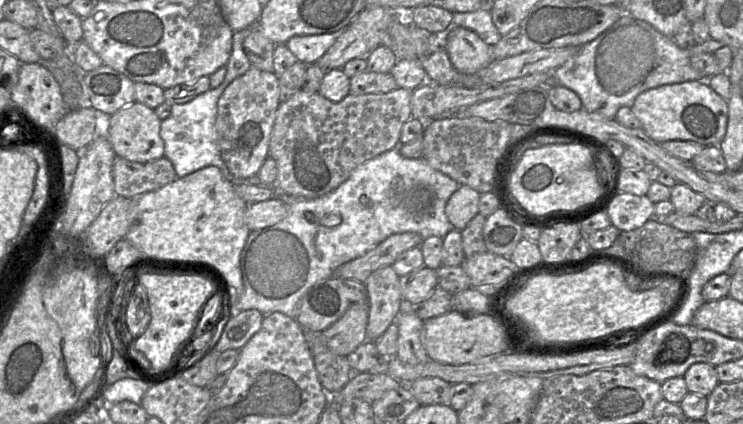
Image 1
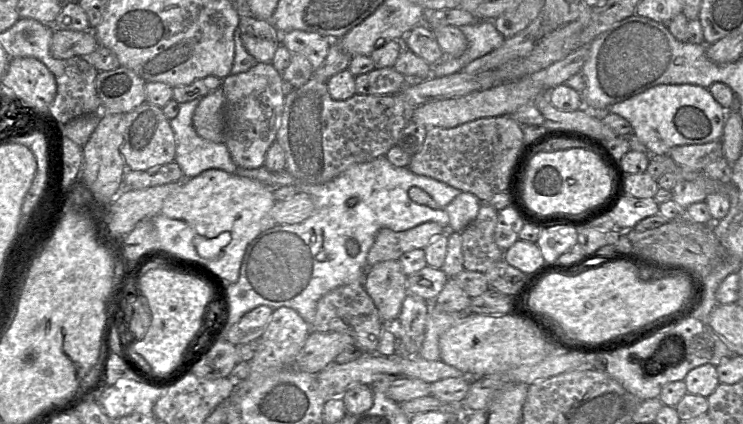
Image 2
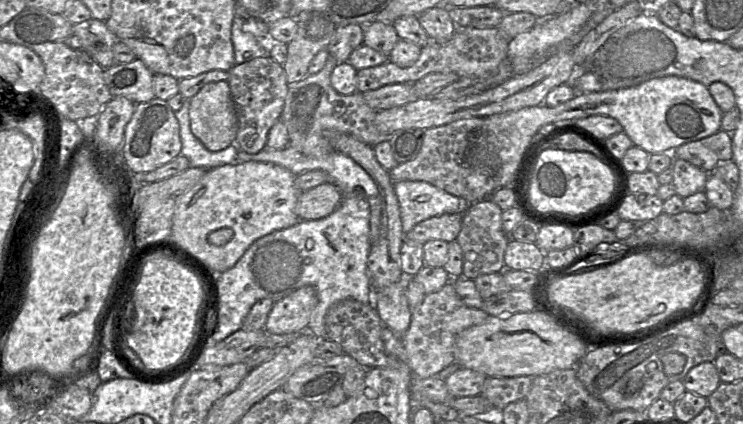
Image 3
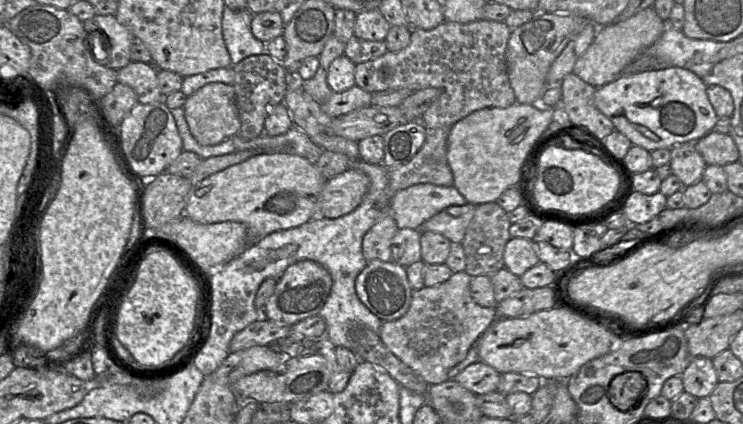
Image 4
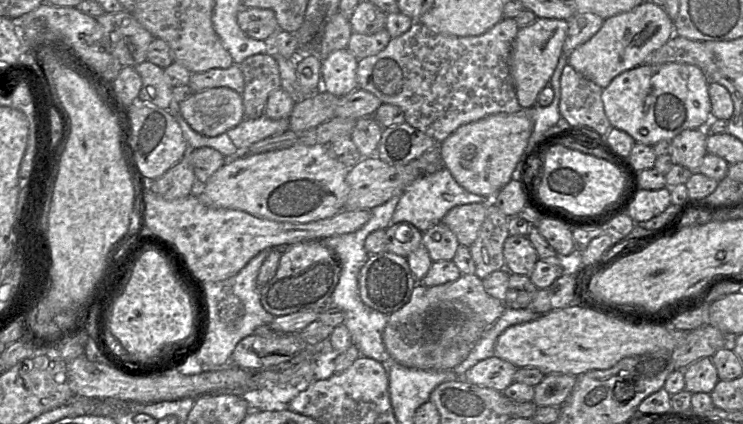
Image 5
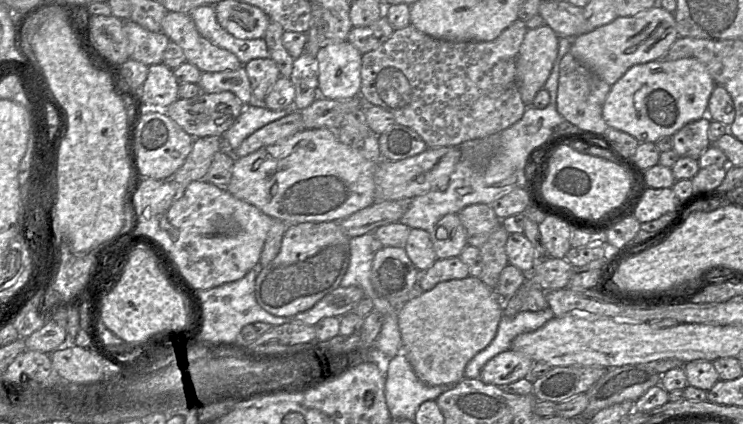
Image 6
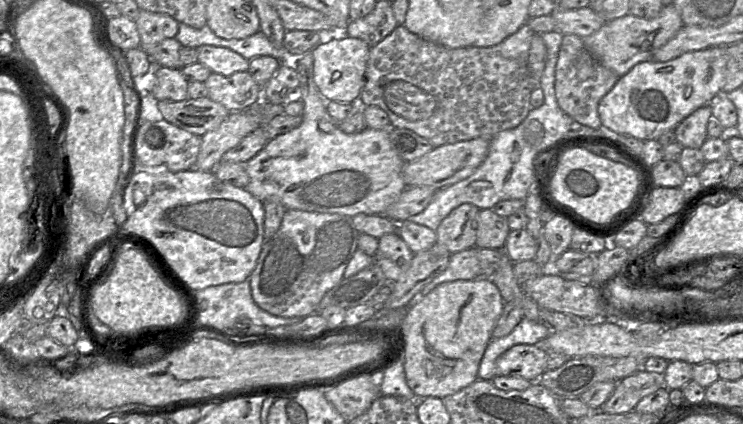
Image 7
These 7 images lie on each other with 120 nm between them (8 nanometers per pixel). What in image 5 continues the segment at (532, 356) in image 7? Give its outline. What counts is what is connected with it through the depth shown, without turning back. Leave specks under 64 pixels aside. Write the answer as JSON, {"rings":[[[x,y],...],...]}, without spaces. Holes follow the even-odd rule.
{"rings":[[[492,356],[478,362],[469,369],[464,377],[466,381],[482,387],[503,392],[514,381],[517,367],[512,363]]]}

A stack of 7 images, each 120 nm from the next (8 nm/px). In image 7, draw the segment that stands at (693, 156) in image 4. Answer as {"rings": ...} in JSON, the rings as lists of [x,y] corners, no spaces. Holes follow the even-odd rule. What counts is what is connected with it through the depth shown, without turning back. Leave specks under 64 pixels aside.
{"rings":[[[709,105],[694,111],[674,129],[676,142],[684,148],[700,149],[708,138],[707,123],[711,117],[712,112]]]}

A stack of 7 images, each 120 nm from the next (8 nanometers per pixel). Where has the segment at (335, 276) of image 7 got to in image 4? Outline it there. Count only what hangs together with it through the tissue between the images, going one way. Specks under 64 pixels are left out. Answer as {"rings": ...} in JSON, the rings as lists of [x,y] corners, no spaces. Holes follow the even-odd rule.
{"rings":[[[312,260],[294,263],[277,280],[274,292],[262,311],[262,317],[292,326],[308,317],[318,315],[329,297],[332,285],[331,274],[320,264]]]}

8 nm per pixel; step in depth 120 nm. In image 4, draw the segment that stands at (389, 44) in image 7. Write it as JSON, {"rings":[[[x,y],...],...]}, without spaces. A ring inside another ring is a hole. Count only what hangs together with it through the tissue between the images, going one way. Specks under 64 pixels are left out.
{"rings":[[[481,19],[470,23],[459,23],[459,22],[448,22],[444,21],[440,25],[436,26],[431,30],[412,29],[410,44],[399,52],[388,51],[383,56],[370,60],[361,64],[356,65],[355,70],[355,82],[359,88],[369,93],[378,93],[385,91],[395,91],[401,89],[409,89],[412,92],[420,91],[426,88],[439,88],[442,90],[440,97],[422,114],[421,124],[426,130],[435,129],[439,127],[453,126],[458,121],[462,120],[474,111],[489,108],[489,107],[501,107],[506,108],[516,102],[515,94],[510,84],[508,68],[506,64],[506,48],[511,35],[511,30],[504,22],[491,21]]]}

